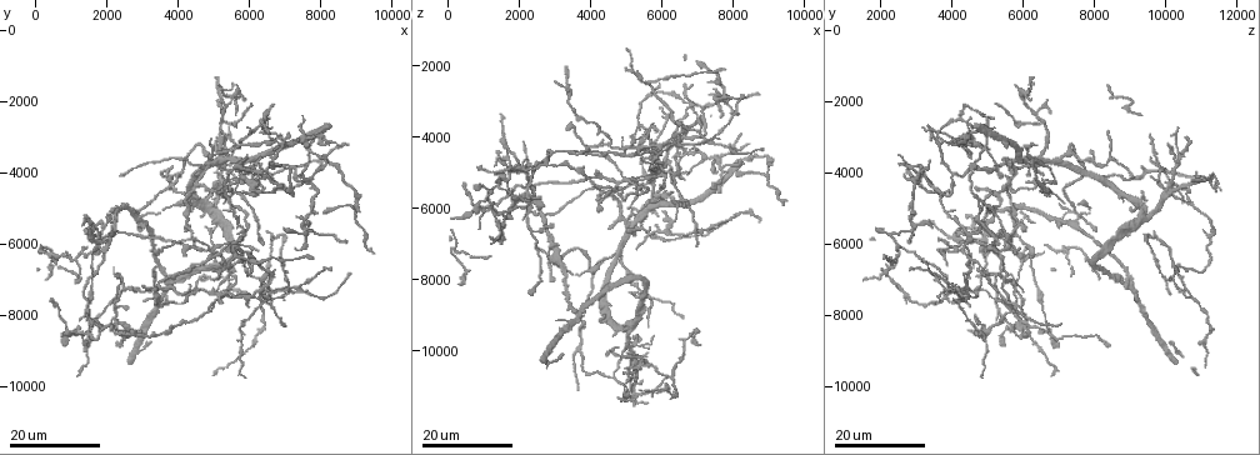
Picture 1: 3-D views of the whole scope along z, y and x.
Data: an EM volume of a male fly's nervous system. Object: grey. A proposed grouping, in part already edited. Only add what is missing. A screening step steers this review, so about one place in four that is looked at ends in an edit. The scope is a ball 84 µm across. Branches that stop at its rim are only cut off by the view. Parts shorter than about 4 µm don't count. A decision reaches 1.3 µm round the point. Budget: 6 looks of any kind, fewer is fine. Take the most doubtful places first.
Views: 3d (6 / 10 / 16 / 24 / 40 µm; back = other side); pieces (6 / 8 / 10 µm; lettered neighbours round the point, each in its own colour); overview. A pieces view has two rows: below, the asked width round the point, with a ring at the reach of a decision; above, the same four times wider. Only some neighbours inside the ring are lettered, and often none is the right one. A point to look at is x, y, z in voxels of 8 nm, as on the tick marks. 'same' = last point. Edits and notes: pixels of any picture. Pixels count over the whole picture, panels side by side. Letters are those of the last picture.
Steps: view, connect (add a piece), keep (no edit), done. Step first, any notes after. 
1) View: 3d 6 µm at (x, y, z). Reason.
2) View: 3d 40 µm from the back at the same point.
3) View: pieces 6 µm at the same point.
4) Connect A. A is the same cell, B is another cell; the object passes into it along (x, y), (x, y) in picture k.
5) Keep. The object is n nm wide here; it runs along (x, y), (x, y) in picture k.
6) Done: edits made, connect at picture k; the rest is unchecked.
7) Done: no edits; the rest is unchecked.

View: 3d 24 µm at (2400, 4100, 6100). Branch stops here.

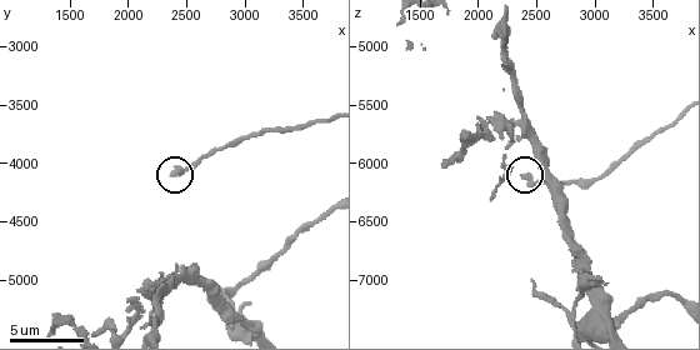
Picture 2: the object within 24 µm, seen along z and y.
View: pieces 8 µm at (2400, 4100, 6100).

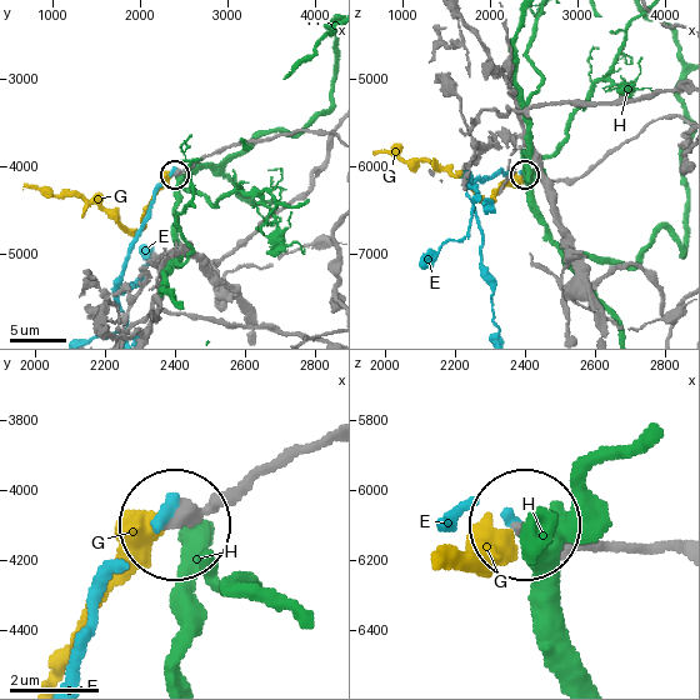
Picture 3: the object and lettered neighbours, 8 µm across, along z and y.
Keep. E, G and H are other cells; it runs along (326, 435), (281, 450), (174, 521) in picture 3; none of them fits.

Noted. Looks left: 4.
View: 3d 16 µm at (2100, 5700, 4100). An open end.

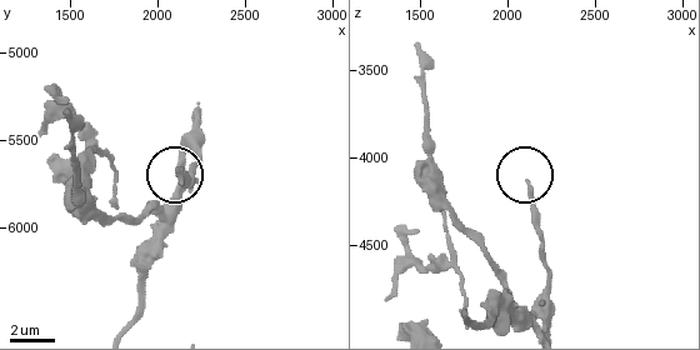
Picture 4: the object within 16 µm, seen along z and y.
View: pieces 6 µm at (2140, 5680, 4140).

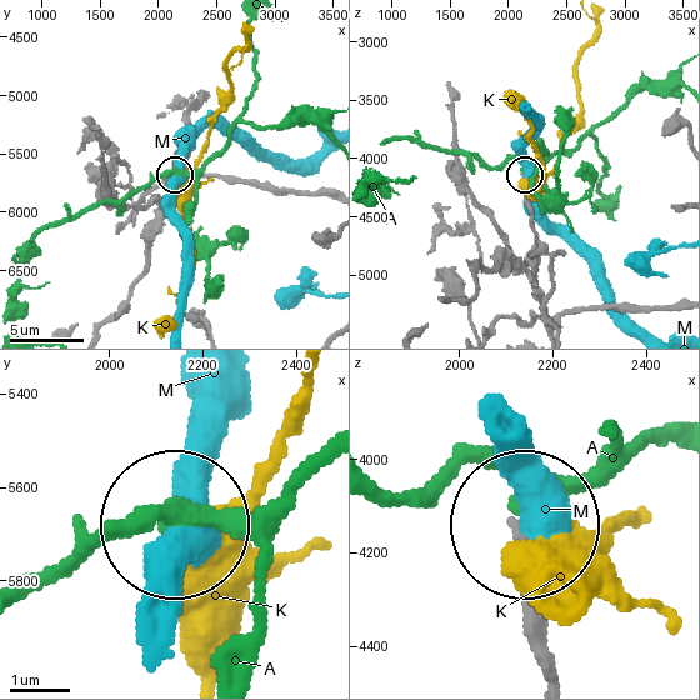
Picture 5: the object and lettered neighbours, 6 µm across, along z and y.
Keep. A, K and M are other cells; it runs along (545, 666), (520, 523) in picture 5; none of them fits.

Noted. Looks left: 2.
View: 3d 24 µm at (1100, 6900, 7400). Free end.

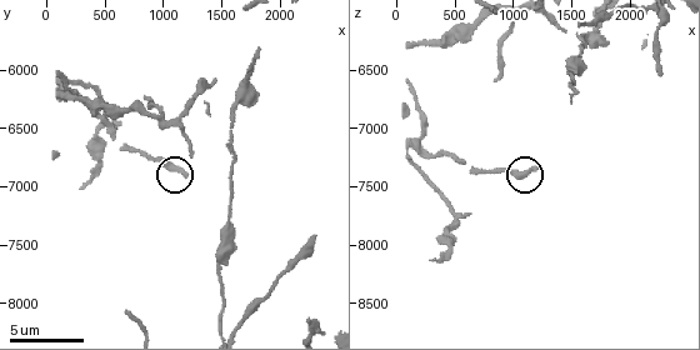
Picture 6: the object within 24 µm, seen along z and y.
View: pieces 10 µm at (1200, 6880, 7340).

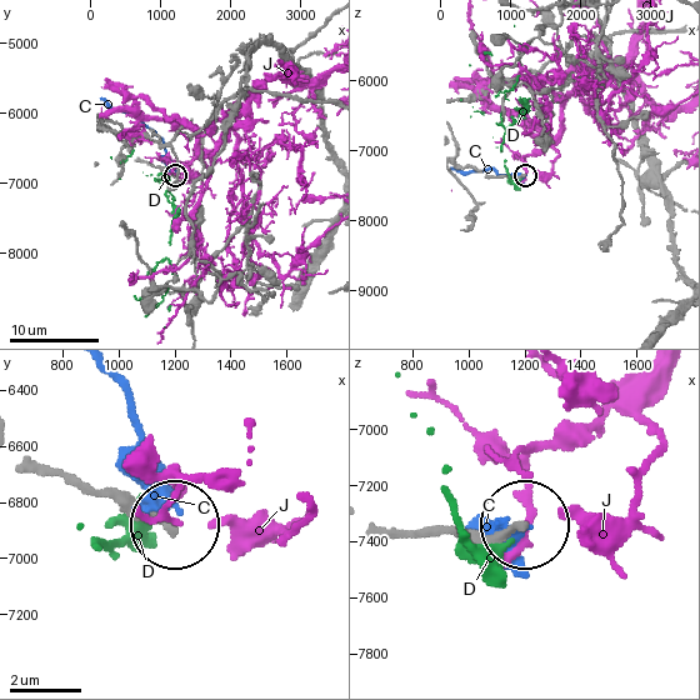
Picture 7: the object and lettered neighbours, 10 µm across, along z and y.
Keep. C, D and J are other cells; none of them fits.

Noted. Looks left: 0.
Done: no edits; the rest is unchecked.

